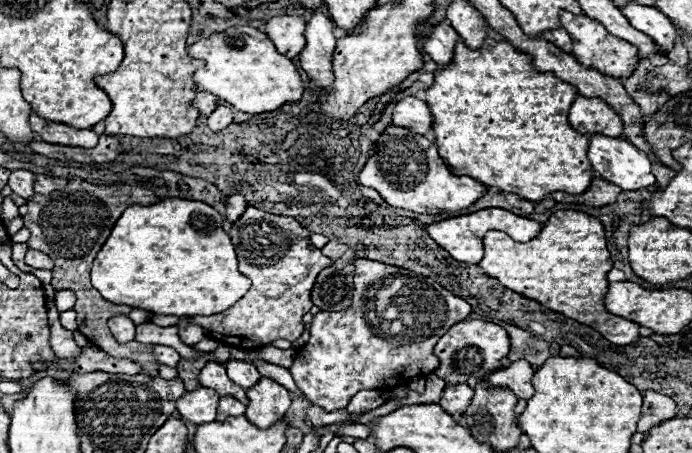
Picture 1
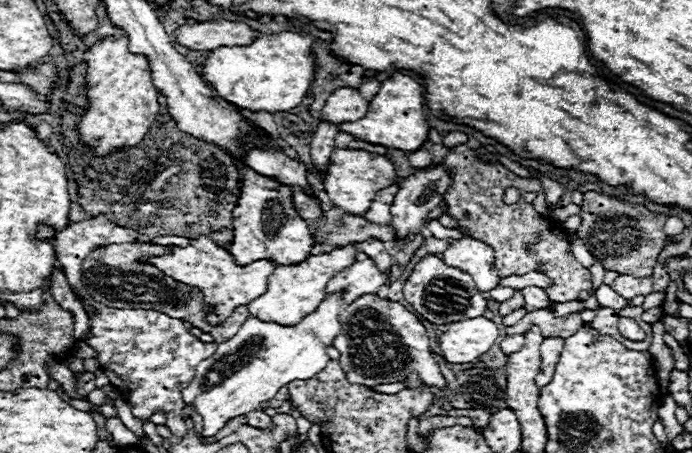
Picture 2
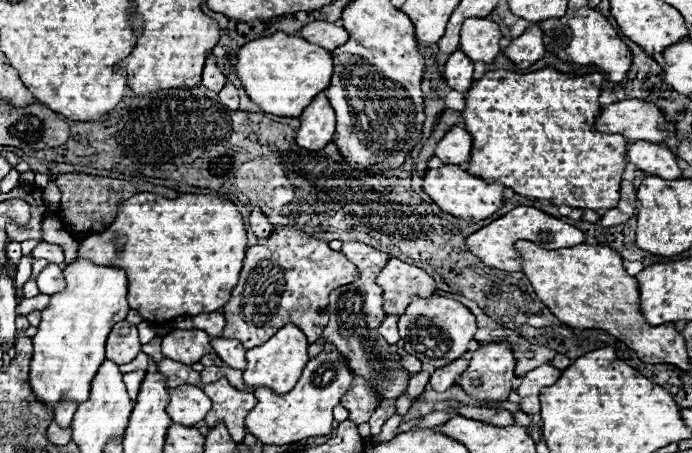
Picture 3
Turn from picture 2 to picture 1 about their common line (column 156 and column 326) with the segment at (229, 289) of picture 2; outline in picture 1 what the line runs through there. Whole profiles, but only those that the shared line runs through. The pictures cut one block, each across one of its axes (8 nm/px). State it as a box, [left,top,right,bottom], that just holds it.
[192,206,332,348]

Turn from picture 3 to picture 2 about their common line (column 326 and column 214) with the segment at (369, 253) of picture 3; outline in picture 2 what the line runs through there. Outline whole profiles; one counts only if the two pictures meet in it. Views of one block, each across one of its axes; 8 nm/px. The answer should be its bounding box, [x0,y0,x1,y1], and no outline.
[84,242,250,344]

